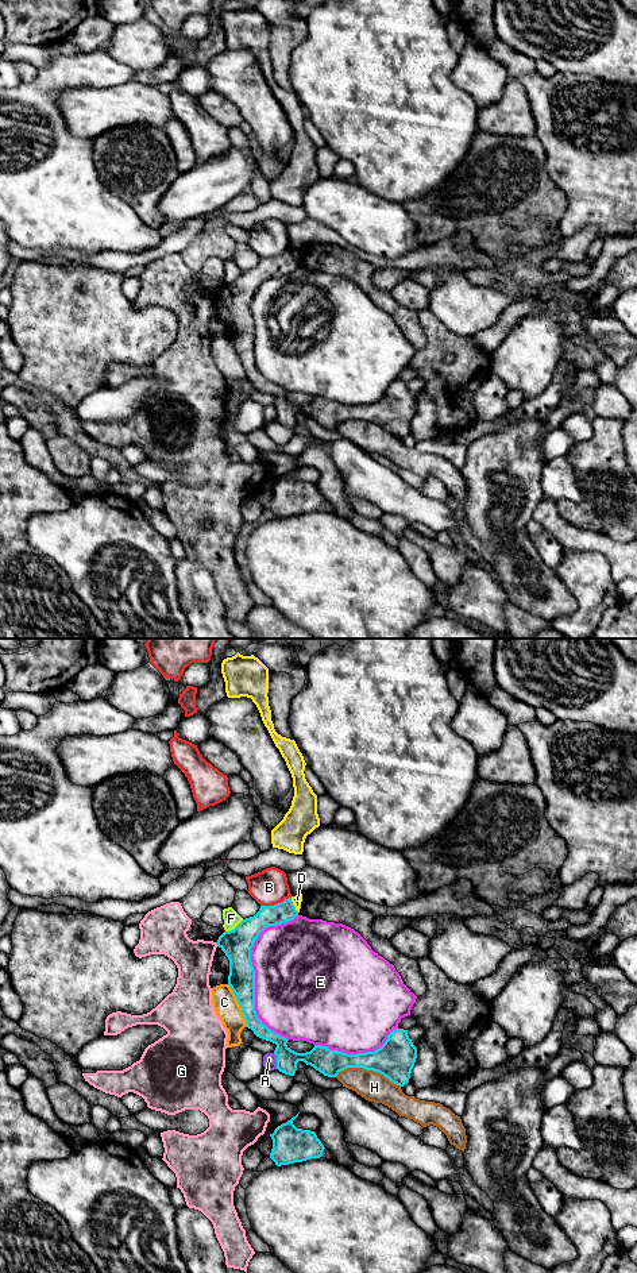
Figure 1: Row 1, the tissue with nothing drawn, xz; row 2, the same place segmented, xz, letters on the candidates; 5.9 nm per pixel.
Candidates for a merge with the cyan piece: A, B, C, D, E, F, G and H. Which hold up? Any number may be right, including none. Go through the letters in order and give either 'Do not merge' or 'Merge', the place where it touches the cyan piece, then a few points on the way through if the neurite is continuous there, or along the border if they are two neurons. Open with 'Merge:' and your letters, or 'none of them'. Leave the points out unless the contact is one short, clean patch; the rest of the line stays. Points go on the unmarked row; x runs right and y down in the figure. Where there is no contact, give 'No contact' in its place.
Merge: none of them
A: Do not merge. Touches cyan at xz (277, 413)
B: Do not merge. Touches cyan at xz (275, 257). Boundary: xz (290, 249), (273, 257), (261, 258)
C: Do not merge. Touches cyan at xz (239, 357)
D: Do not merge. Touches cyan at xz (293, 257). Boundary: xz (290, 250), (298, 263)
E: Do not merge. Touches cyan at xz (254, 324)
F: Do not merge. Touches cyan at xz (235, 280)
G: Do not merge. Touches cyan at xz (216, 294)
H: Do not merge. Touches cyan at xz (367, 421)

